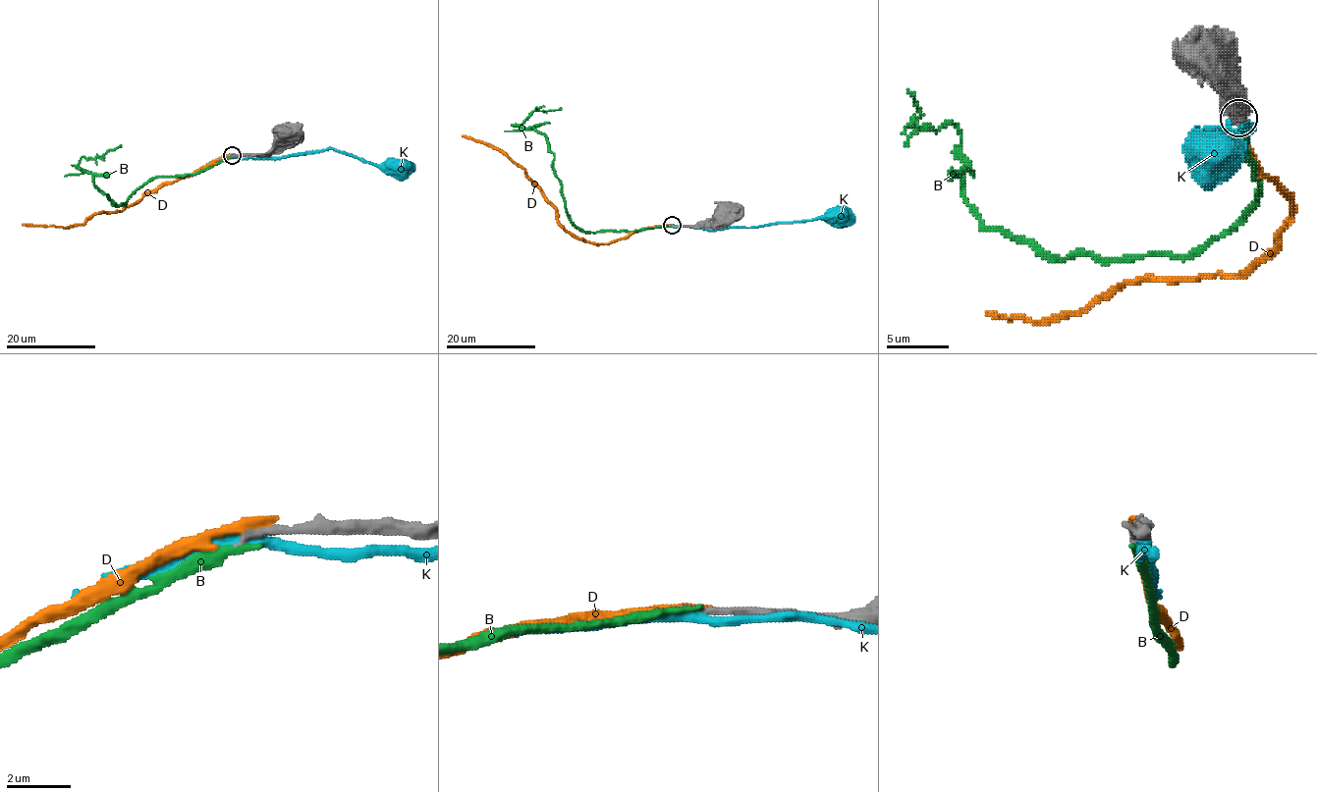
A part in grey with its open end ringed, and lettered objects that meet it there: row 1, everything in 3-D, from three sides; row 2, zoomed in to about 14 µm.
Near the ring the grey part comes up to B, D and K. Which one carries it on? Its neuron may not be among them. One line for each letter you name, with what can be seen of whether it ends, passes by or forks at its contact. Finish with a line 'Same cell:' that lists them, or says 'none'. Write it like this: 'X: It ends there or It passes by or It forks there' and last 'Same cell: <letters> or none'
D: It ends there
Same cell: D

